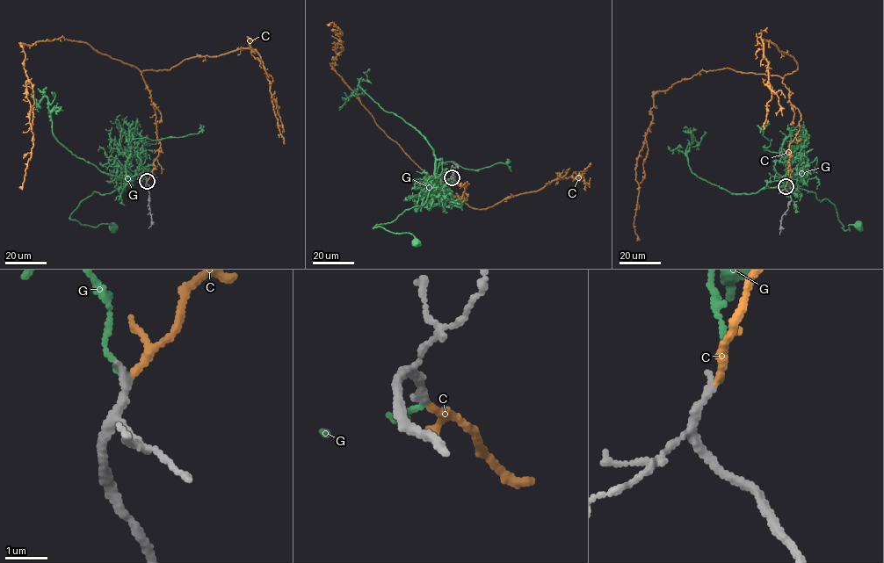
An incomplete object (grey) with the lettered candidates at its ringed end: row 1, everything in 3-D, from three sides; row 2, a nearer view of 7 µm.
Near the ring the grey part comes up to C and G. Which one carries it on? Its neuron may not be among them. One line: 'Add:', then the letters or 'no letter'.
Add: C

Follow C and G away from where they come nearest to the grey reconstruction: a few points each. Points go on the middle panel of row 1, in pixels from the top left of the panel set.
C: (452, 177), (466, 186), (462, 205), (376, 124), (334, 69), (342, 33), (333, 22), (329, 25)
G: (452, 177), (437, 176), (421, 205), (406, 209), (392, 221), (373, 227), (410, 233), (416, 243)

